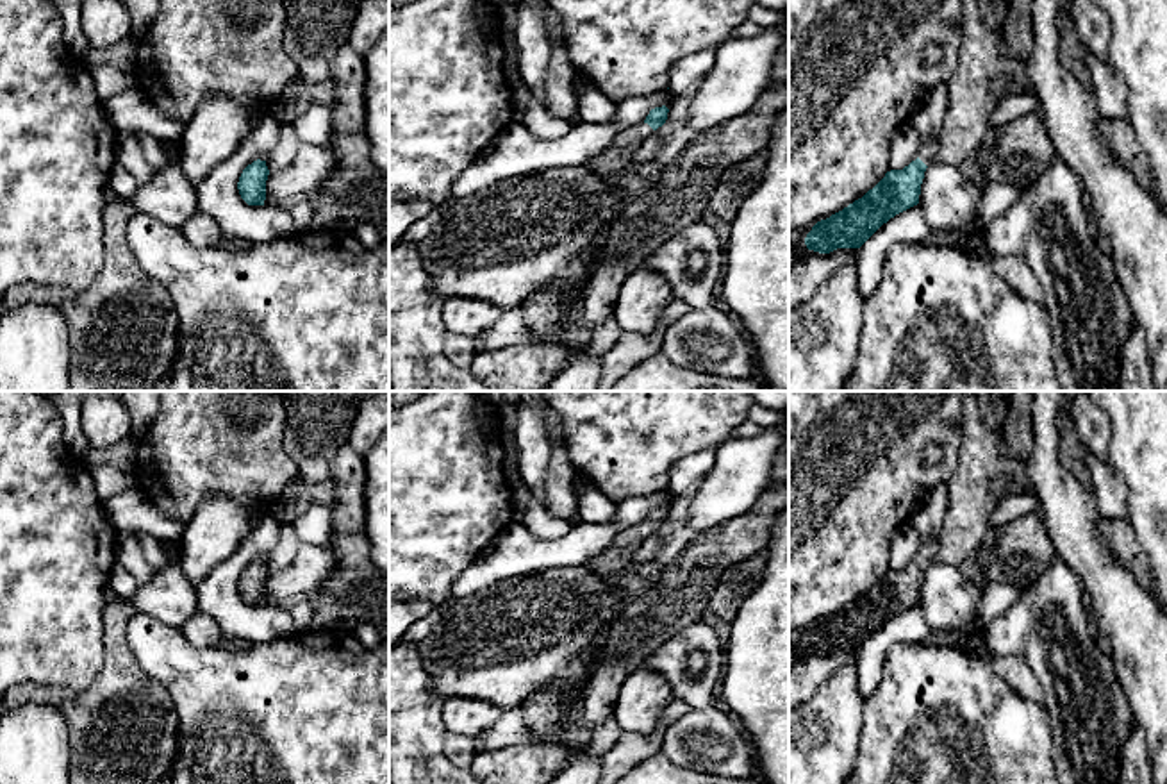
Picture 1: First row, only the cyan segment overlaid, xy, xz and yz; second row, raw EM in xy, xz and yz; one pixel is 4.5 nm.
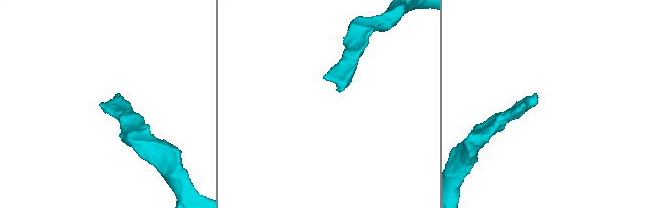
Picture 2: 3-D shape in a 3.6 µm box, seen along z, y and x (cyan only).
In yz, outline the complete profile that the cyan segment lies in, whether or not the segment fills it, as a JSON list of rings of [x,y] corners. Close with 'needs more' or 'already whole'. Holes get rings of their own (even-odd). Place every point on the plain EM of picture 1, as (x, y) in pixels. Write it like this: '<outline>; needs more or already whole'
[[[923,541],[915,561],[887,571],[862,598],[817,621],[805,638],[807,648],[819,654],[860,648],[883,623],[919,604],[924,571],[933,563],[935,545]]]; needs more

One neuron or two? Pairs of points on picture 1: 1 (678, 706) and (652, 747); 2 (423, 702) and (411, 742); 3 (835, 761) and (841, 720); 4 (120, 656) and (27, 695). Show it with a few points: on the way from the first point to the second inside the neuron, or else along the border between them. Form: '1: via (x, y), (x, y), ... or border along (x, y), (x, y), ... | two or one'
1: via (668, 717), (657, 736) | one
2: via (414, 711), (411, 715), (411, 733) | one
3: via (835, 750), (835, 731) | one
4: via (106, 683), (90, 699), (54, 697) | one

